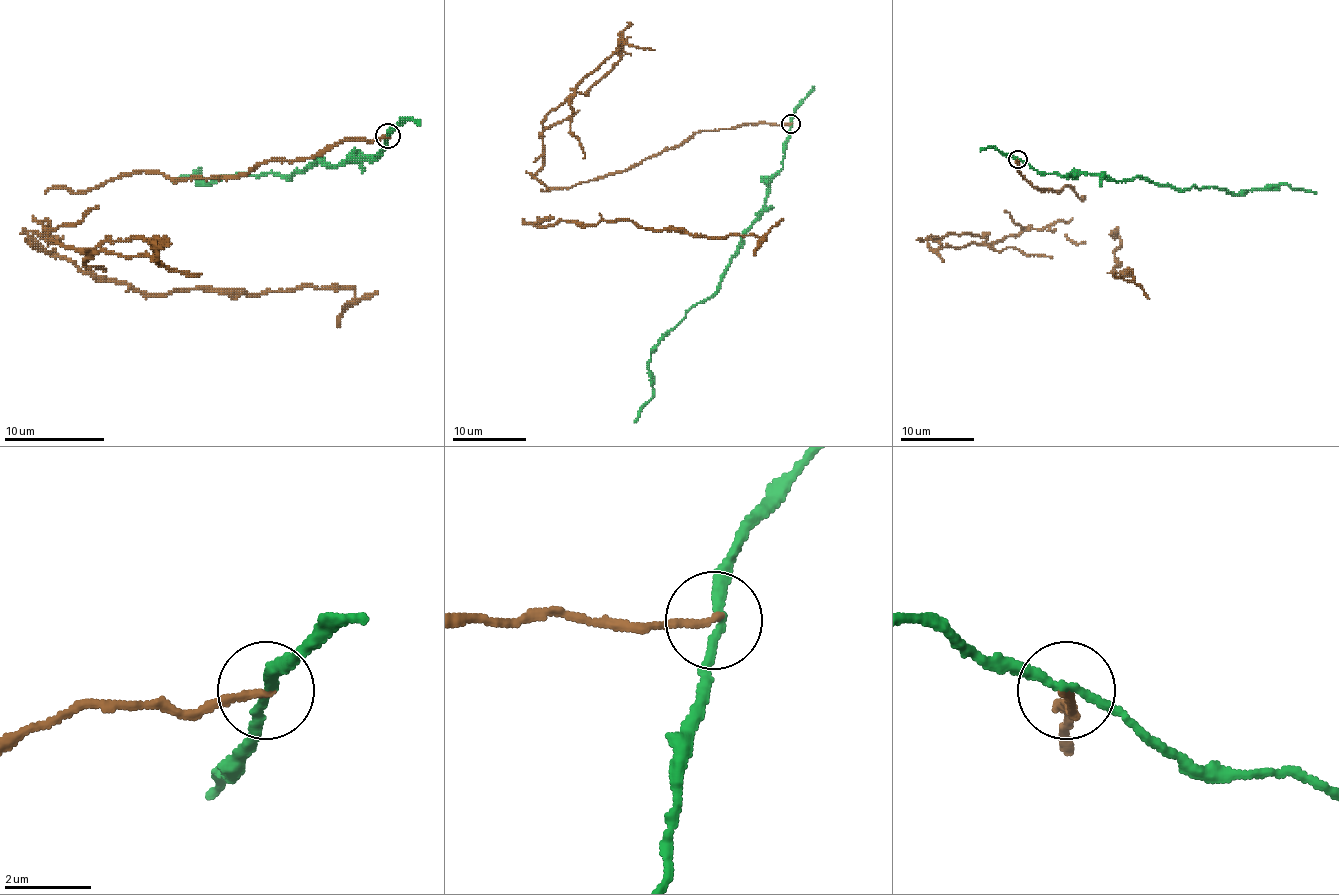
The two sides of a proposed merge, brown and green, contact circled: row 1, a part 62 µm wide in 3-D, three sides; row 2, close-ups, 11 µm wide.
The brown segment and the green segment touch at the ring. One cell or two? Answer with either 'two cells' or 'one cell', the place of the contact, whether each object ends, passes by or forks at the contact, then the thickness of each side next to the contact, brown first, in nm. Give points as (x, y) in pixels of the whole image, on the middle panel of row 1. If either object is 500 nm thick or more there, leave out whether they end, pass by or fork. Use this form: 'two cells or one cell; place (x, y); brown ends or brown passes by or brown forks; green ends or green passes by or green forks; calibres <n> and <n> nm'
two cells; place (791, 123); brown ends; green passes by; calibres 170 and 200 nm

